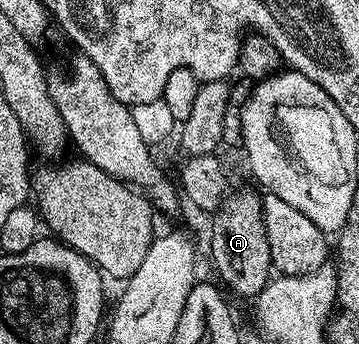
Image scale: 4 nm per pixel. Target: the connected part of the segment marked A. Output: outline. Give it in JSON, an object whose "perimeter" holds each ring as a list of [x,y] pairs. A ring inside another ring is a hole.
{"perimeter":[[[255,189],[252,190],[229,193],[224,205],[211,215],[212,262],[220,273],[219,281],[248,300],[268,287],[270,275],[274,270],[270,256],[270,240],[266,238],[264,200]]]}

